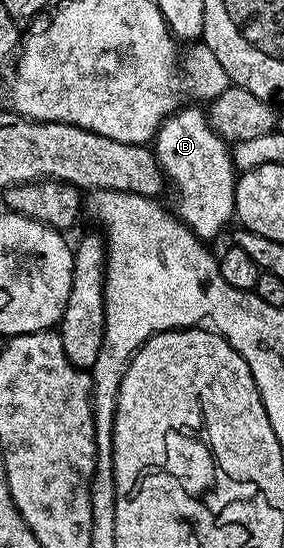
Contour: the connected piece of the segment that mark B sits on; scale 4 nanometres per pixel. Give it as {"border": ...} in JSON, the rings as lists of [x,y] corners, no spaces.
{"border":[[[178,108],[176,112],[165,118],[157,130],[155,138],[155,156],[157,164],[161,166],[162,173],[177,188],[176,216],[189,228],[202,242],[209,243],[212,237],[217,237],[225,229],[225,224],[234,220],[235,214],[235,187],[238,174],[235,172],[233,155],[230,146],[218,133],[209,126],[206,110]]]}

